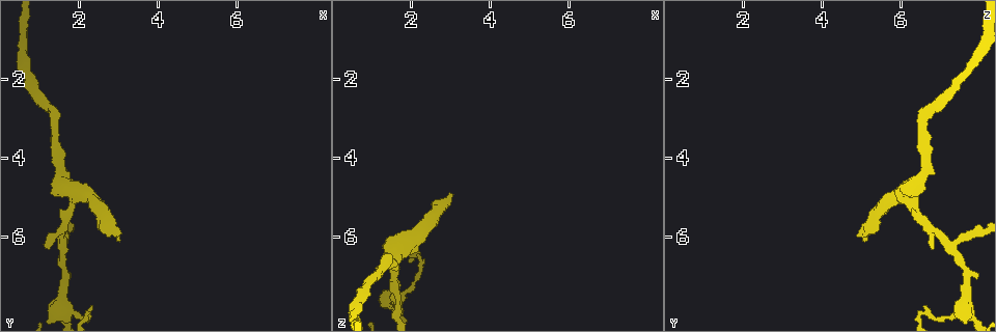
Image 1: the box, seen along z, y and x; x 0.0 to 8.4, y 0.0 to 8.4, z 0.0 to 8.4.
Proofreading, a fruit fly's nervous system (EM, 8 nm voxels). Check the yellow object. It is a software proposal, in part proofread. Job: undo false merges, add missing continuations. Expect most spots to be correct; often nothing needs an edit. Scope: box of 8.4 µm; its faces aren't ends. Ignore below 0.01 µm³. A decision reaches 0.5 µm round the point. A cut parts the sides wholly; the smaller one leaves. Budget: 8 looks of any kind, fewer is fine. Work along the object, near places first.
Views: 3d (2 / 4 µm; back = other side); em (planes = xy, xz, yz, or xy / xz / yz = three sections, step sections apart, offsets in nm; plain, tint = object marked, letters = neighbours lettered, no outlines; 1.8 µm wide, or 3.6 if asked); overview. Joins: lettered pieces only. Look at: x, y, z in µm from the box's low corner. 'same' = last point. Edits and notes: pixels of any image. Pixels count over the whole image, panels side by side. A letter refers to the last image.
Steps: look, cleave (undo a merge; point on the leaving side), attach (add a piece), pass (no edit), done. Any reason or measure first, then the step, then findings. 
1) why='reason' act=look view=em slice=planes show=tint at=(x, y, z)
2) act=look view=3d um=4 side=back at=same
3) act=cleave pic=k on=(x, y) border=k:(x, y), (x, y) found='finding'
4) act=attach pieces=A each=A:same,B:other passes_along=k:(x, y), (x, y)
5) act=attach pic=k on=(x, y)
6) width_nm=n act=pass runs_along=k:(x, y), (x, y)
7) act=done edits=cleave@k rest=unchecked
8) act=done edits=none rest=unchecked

why='calibre changes' act=look view=3d um=2 at=(1.60, 7.80, 7.65)

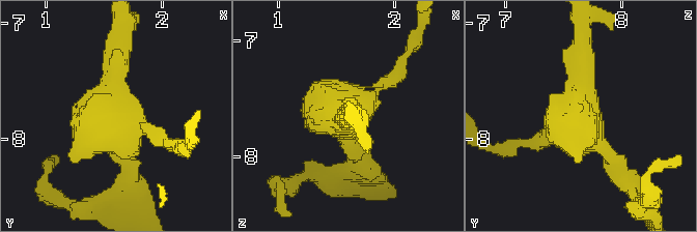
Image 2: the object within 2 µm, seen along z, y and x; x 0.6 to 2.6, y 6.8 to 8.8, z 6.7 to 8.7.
act=look view=em slice=planes show=letters at=(1.60, 7.86, 7.60)

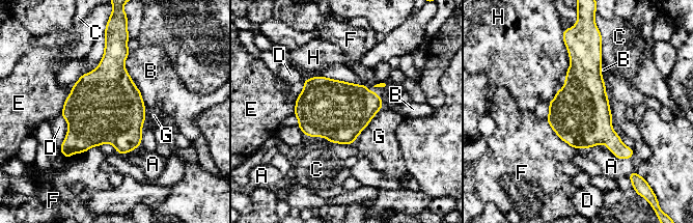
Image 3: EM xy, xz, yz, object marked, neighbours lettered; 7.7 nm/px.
act=pass each=A:other,B:other,C:other,D:other,E:other,F:other,G:other,H:other border=3:(383, 106), (353, 142) found='continuous, no second neuron'

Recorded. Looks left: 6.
act=look view=3d um=4 side=back at=(1.20, 6.30, 6.80)

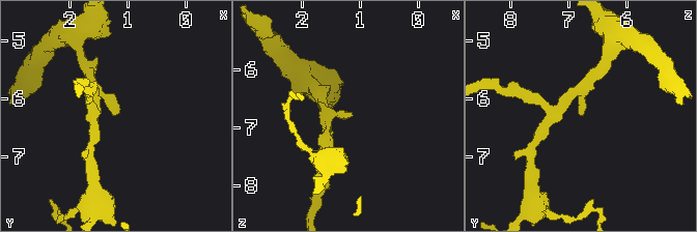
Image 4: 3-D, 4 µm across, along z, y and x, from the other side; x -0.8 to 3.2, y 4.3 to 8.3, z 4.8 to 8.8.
why='need the tissue' act=look view=em um=3.6 slice=planes show=tint at=(1.25, 6.35, 6.80)

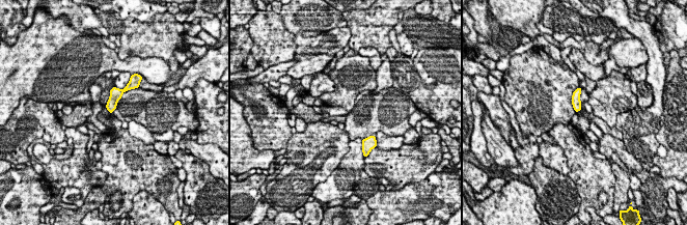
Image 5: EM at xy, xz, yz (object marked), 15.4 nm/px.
why='see the neighbours' act=look view=em um=3.6 slice=planes show=letters at=same

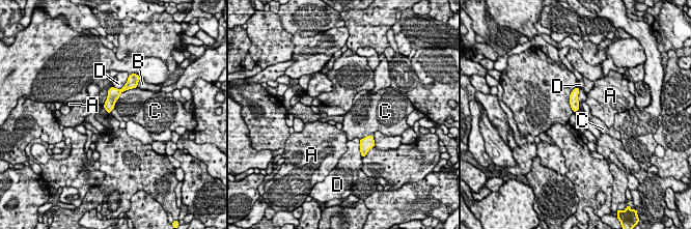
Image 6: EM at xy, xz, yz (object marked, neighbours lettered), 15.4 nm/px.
longest_contact=C:550nm act=pass each=A:other,B:other,C:other,D:other found='none of them fits'

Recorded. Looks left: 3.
why='free end' act=look view=em slice=planes show=letters at=(3.05, 6.10, 5.00)

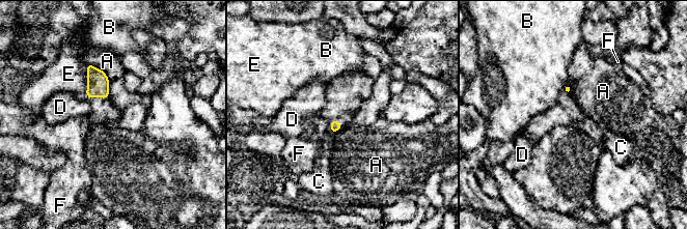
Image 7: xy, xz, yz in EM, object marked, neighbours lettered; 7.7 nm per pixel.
act=pass each=A:other,B:other,C:other,D:other,E:other,F:other border=7:(330, 132), (334, 133) found='none of them fits'

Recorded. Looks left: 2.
act=done edits=none rest=unchecked

